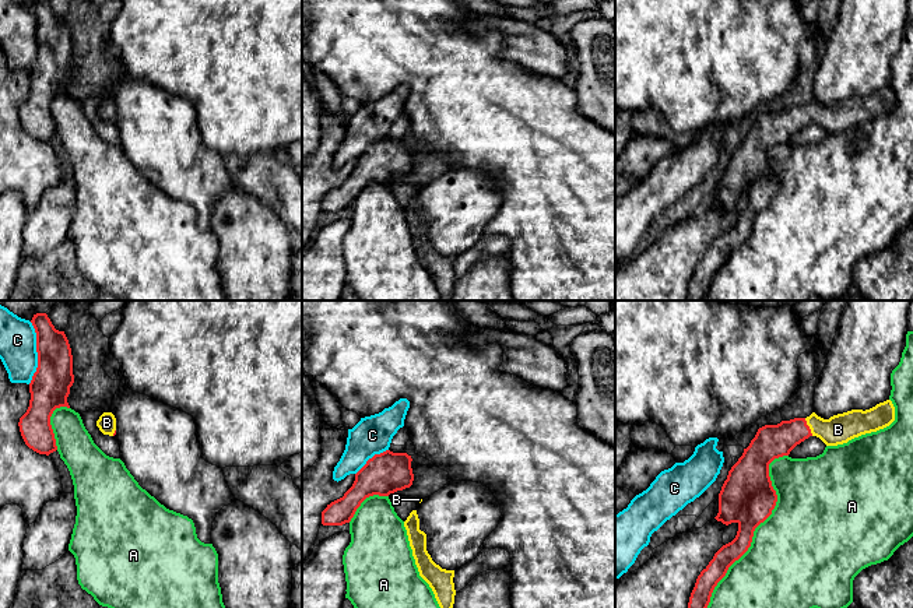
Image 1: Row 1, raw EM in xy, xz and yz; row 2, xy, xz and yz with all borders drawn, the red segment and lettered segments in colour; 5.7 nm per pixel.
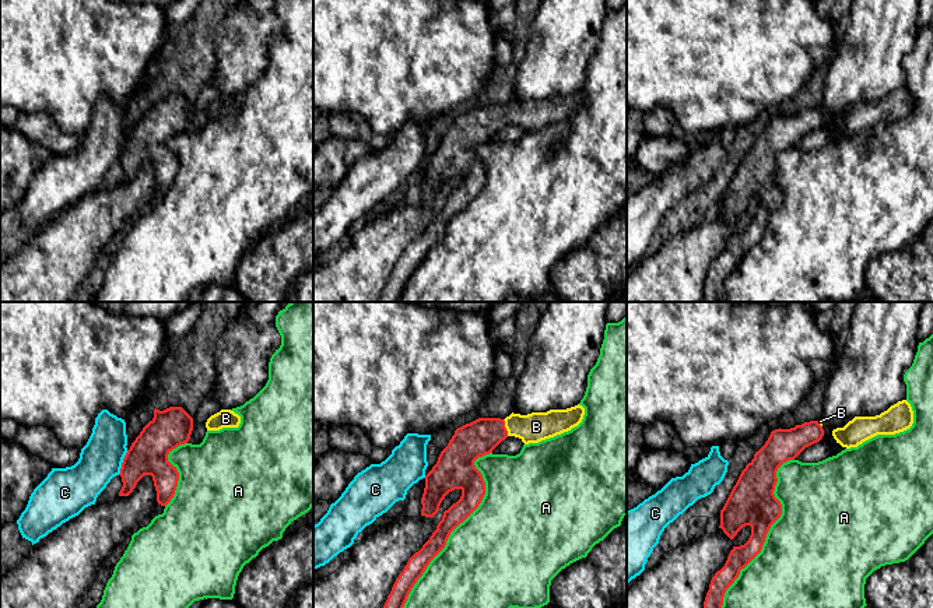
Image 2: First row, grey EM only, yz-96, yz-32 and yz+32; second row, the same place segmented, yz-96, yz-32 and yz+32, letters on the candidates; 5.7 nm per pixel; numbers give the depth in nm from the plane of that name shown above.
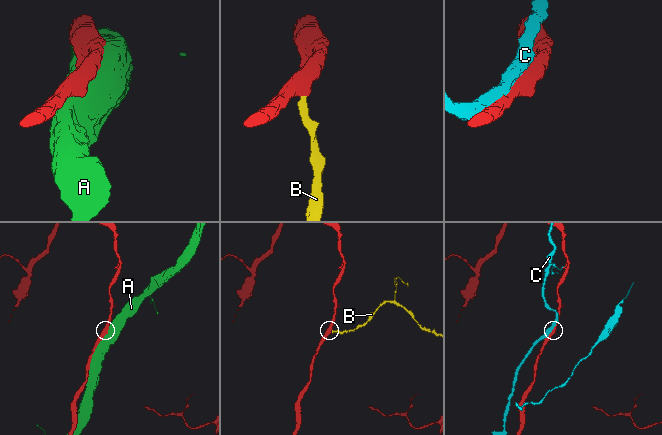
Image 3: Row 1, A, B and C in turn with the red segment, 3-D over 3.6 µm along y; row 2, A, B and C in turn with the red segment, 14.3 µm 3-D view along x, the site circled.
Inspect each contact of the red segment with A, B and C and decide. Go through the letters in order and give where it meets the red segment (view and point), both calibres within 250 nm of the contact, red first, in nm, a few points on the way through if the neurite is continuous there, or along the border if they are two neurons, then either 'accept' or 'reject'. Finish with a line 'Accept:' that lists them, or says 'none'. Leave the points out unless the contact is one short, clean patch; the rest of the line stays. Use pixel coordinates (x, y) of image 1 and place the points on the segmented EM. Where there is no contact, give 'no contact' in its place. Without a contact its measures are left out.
A: meets red in yz at (757, 526); 320 nm thick on the red side, 480 nm on the other; reject
B: meets red in yz at (808, 426); 200 nm thick on the red side, 170 nm on the other; runs through yz (771, 442), (808, 426), (838, 429); accept
C: meets red in xy at (37, 351); 220 nm thick on the red side, 220 nm on the other; reject
Accept: B

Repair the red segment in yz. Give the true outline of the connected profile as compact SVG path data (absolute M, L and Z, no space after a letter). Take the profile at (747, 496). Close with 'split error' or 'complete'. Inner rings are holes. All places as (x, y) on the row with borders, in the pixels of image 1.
M891 400L870 410L851 410L824 419L812 412L807 418L782 421L758 429L749 446L728 471L719 493L717 521L738 524L735 538L723 545L700 572L688 608L707 608L712 593L728 567L751 547L755 528L776 506L777 495L769 477L769 464L808 439L819 437L826 446L837 446L865 433L877 432L895 421Z | split error

